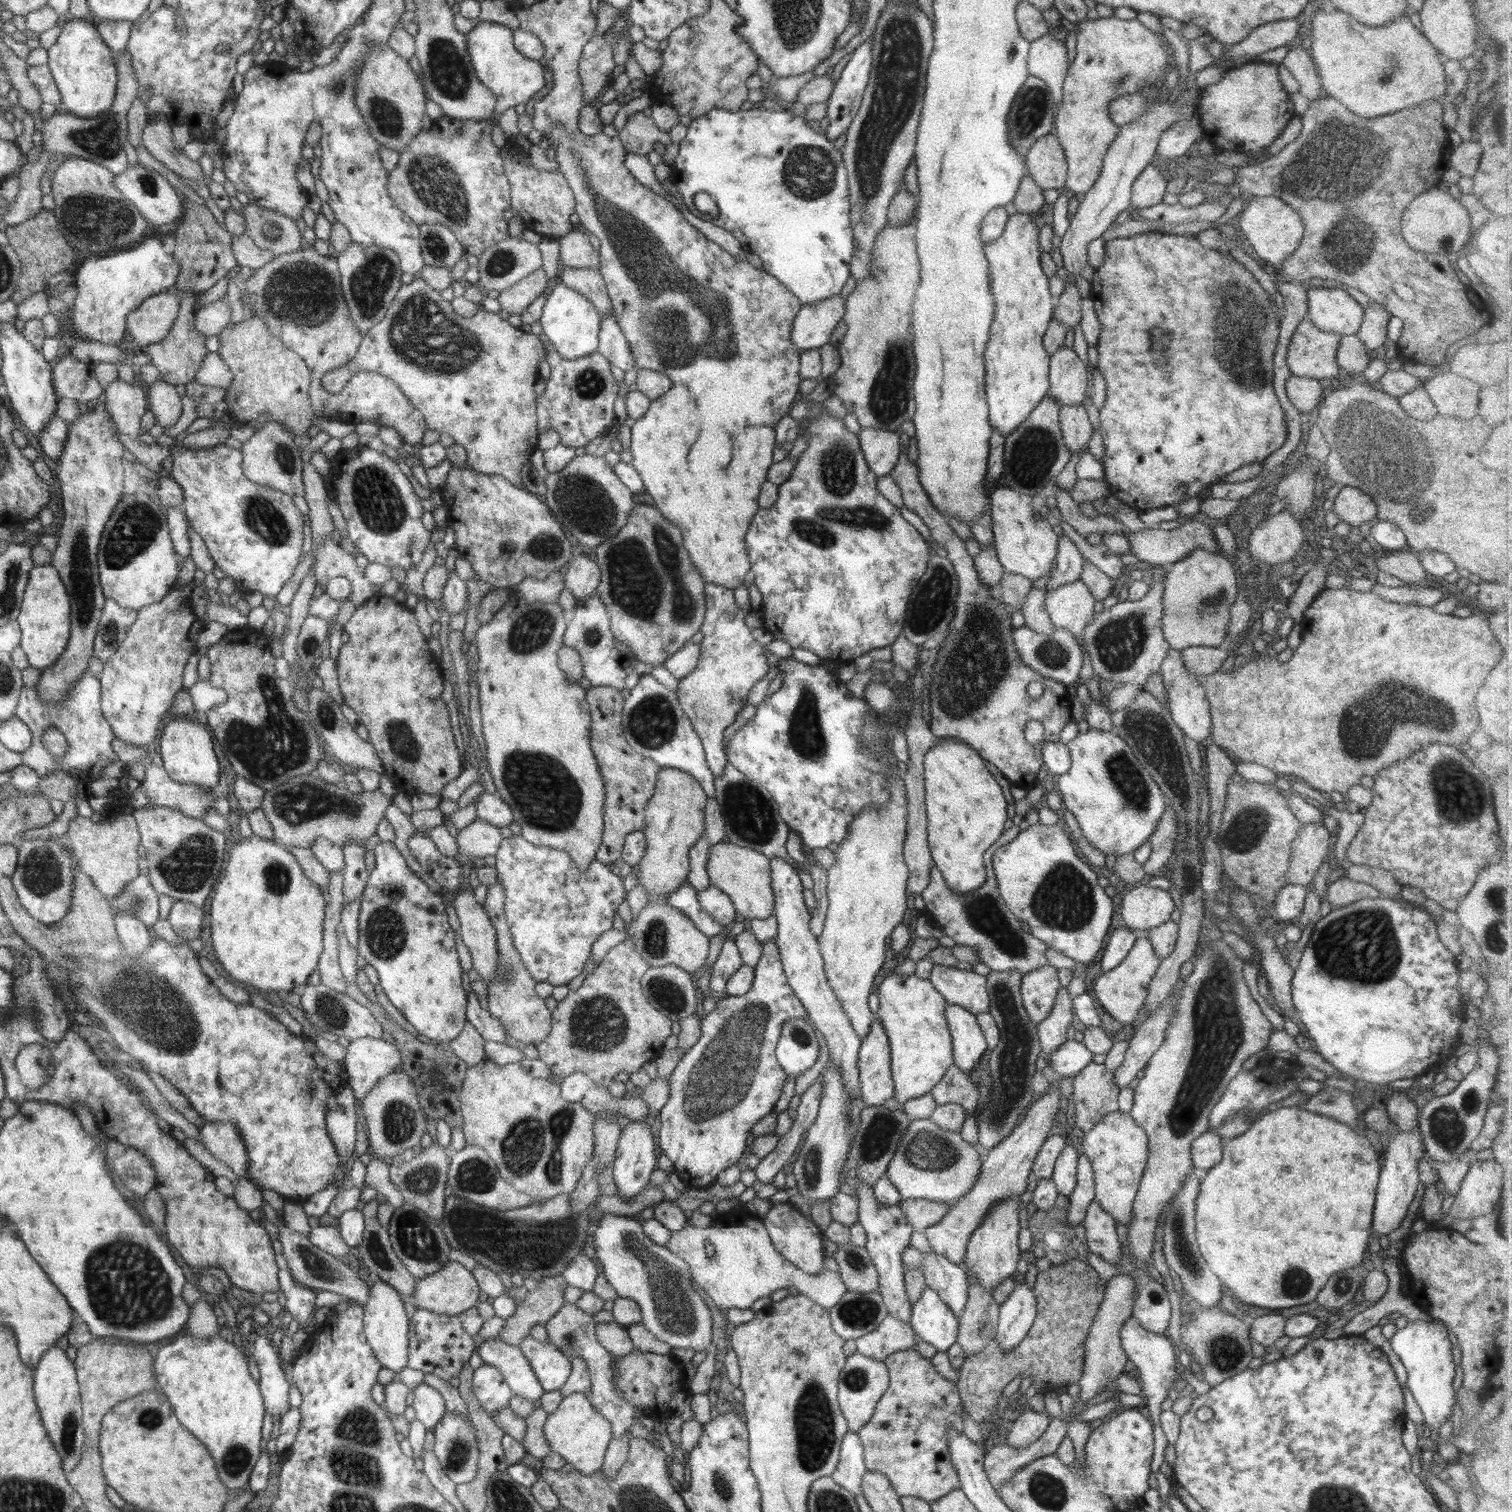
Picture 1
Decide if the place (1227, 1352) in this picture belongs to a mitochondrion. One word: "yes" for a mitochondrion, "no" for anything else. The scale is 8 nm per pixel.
yes

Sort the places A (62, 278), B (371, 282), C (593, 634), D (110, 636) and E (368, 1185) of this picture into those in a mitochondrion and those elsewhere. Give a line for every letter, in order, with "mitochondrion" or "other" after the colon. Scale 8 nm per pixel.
A: other
B: mitochondrion
C: mitochondrion
D: mitochondrion
E: other

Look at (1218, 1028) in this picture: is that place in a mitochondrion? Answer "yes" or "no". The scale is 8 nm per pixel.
yes

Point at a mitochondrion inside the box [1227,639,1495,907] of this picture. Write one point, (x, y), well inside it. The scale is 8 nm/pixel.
(1410, 700)

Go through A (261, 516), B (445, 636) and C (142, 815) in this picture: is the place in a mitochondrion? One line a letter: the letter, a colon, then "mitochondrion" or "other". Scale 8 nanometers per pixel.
A: mitochondrion
B: other
C: other

